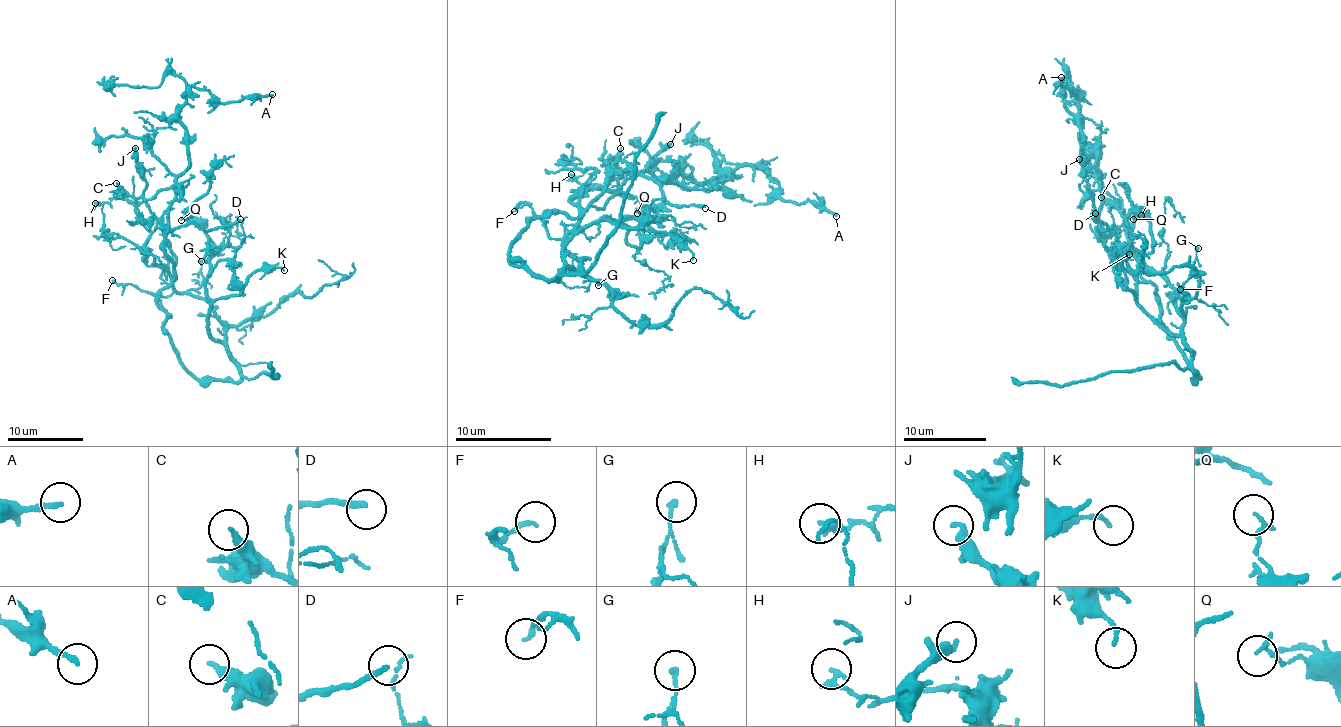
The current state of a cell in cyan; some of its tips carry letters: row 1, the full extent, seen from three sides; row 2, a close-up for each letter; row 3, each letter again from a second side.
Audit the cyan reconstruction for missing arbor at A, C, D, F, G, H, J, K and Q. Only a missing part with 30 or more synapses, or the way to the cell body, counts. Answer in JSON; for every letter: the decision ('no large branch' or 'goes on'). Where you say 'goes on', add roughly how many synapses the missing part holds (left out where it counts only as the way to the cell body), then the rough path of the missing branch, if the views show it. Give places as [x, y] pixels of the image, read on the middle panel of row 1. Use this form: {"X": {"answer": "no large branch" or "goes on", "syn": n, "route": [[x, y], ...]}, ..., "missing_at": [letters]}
{"A": {"answer": "no large branch"}, "C": {"answer": "no large branch"}, "D": {"answer": "goes on", "syn": 80, "route": [[705, 208], [733, 218], [790, 224], [799, 221], [838, 238], [853, 239]]}, "F": {"answer": "no large branch"}, "G": {"answer": "no large branch"}, "H": {"answer": "no large branch"}, "J": {"answer": "no large branch"}, "K": {"answer": "no large branch"}, "Q": {"answer": "no large branch"}, "missing_at": ["D"]}

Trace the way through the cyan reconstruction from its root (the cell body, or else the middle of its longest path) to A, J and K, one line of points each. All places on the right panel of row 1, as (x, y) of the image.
A: (1146, 264), (1128, 230), (1099, 238), (1099, 171), (1061, 77)
J: (1146, 264), (1133, 248), (1117, 202), (1104, 191), (1102, 183), (1079, 159)
K: (1146, 264), (1181, 287), (1180, 333), (1170, 333), (1130, 292), (1120, 263), (1129, 254)

